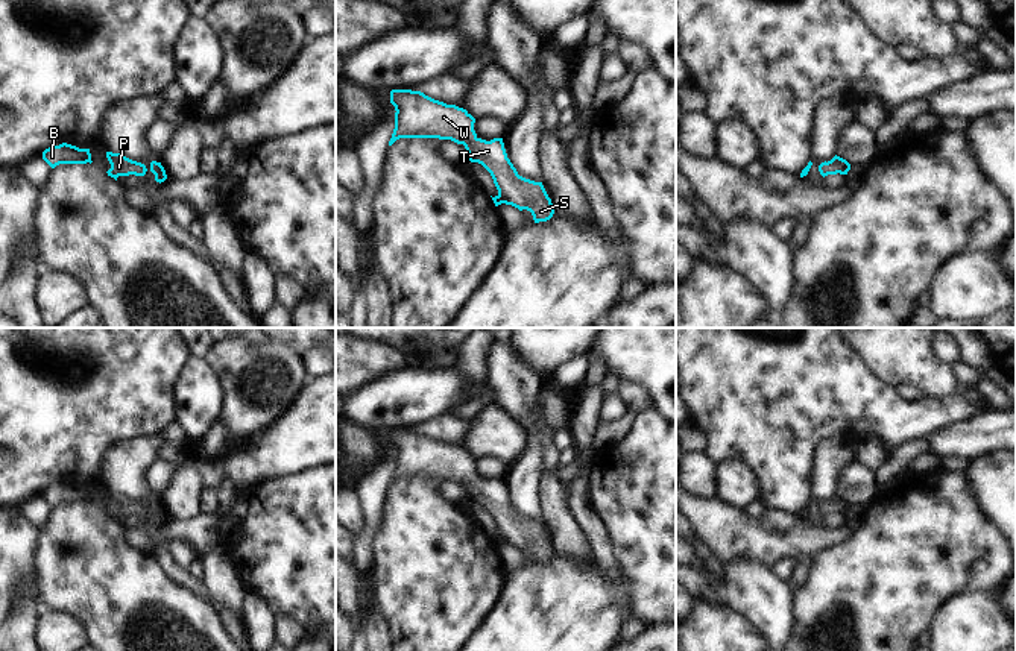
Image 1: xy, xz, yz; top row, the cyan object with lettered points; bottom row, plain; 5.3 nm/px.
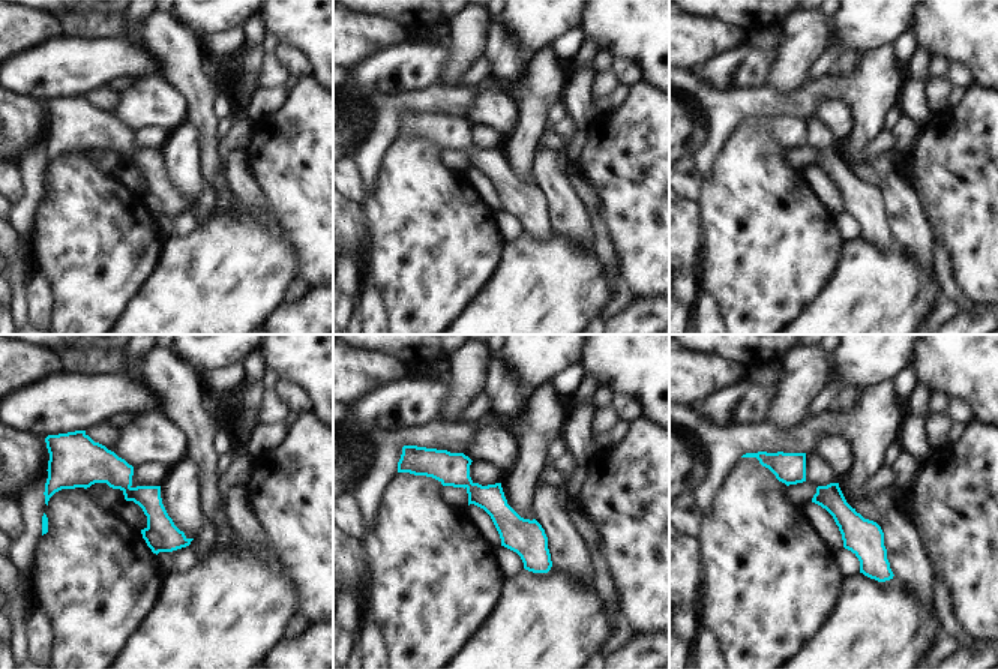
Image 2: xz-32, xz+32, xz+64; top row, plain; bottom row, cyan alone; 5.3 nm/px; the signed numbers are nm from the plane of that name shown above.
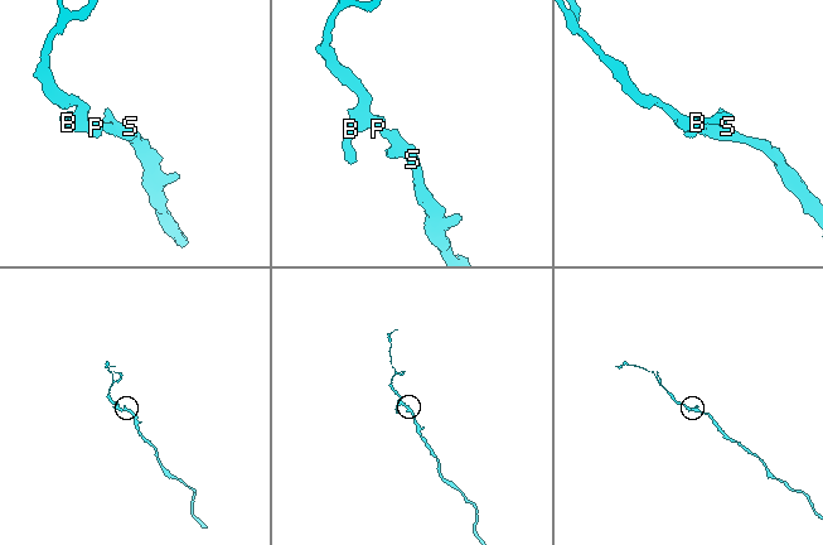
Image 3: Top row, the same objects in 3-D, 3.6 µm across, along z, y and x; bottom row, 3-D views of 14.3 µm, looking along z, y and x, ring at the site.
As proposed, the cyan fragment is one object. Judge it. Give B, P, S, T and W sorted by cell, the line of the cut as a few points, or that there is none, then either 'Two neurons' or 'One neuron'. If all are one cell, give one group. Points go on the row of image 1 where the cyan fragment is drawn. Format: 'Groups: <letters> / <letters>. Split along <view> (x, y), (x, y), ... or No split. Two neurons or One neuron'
Groups: B P S T W. No split. One neuron

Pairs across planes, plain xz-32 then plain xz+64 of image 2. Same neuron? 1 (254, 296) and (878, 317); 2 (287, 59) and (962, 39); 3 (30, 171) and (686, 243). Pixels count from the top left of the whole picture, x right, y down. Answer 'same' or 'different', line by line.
1: same
2: different
3: different

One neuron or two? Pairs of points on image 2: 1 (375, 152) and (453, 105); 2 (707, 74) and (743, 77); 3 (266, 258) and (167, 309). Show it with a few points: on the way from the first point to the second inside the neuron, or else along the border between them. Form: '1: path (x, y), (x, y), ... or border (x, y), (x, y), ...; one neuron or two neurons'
1: path (384, 126), (384, 120), (404, 101), (428, 101); one neuron
2: path (716, 74), (734, 74); one neuron
3: path (242, 269), (231, 272), (191, 309); one neuron

